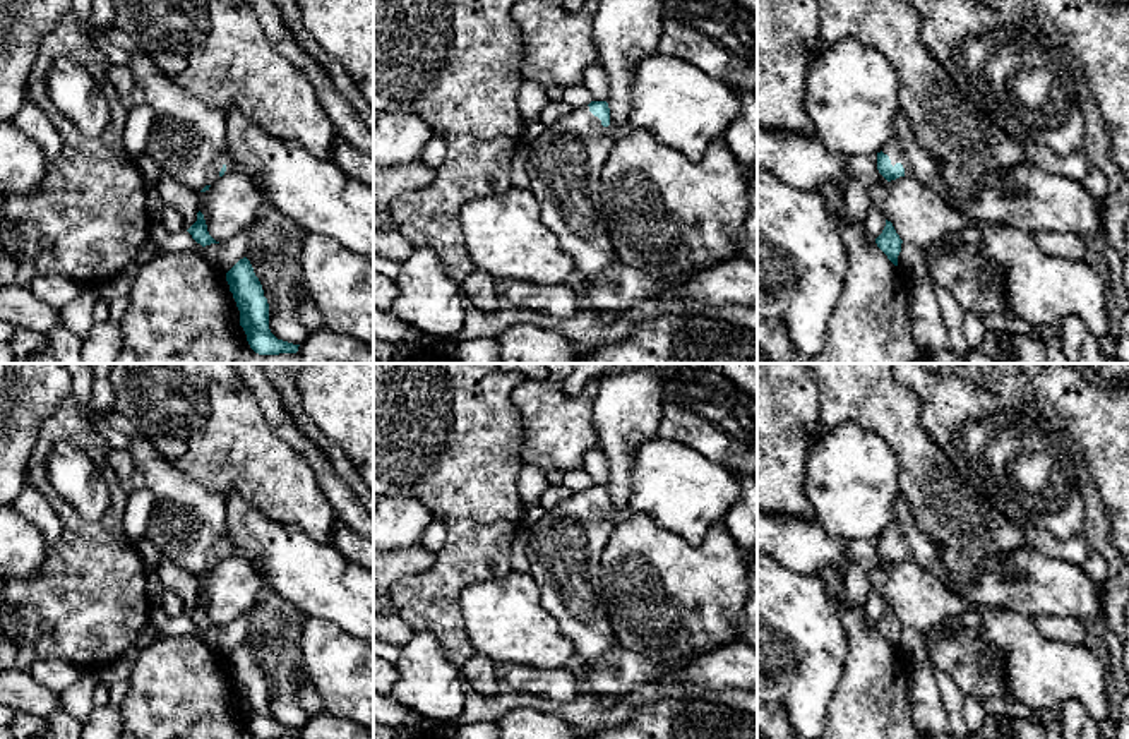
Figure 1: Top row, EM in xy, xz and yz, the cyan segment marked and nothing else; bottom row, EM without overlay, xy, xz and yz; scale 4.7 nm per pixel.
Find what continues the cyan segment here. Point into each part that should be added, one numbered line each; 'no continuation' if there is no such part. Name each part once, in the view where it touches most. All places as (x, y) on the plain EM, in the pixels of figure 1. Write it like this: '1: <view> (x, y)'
1: yz (1027, 582)

